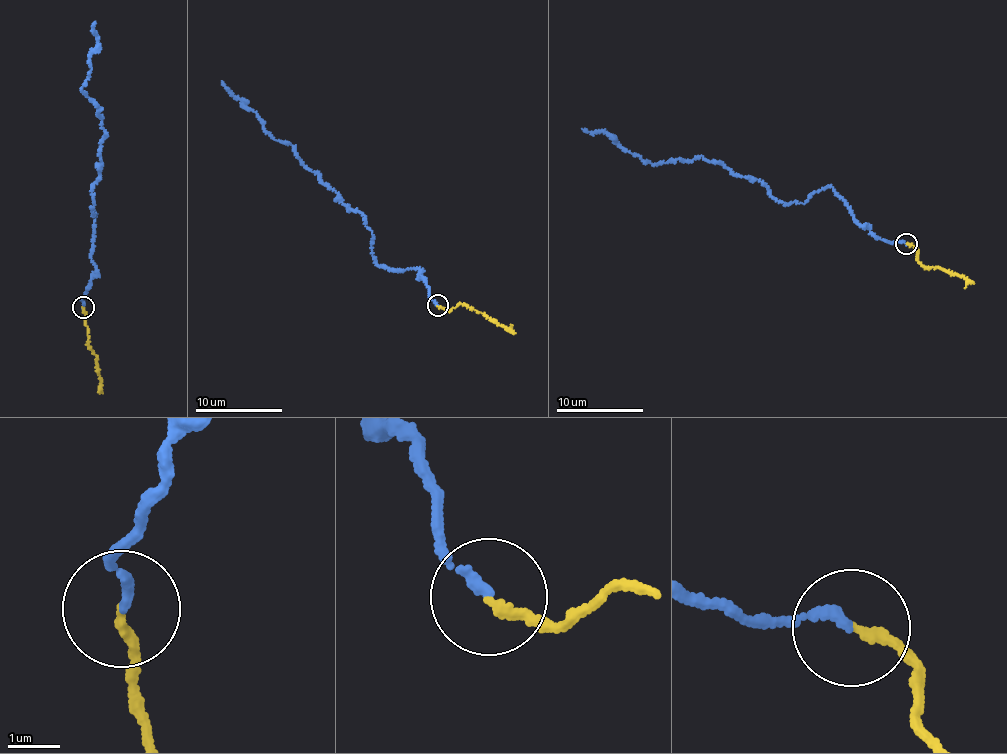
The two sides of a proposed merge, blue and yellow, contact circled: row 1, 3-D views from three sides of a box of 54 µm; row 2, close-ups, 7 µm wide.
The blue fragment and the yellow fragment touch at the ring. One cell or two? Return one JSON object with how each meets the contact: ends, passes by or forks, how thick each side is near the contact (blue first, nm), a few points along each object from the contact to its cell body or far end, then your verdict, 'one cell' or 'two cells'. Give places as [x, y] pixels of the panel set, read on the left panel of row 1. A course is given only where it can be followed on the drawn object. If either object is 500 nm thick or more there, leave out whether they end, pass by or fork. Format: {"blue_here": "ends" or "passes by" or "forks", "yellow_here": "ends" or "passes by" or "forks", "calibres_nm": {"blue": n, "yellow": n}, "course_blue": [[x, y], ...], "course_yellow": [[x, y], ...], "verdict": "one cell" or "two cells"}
{"blue_here": "ends", "yellow_here": "ends", "calibres_nm": {"blue": 170, "yellow": 180}, "course_blue": [[82, 307], [95, 275], [93, 191], [105, 136], [99, 106], [82, 91], [97, 46], [95, 22]], "course_yellow": [[82, 307], [87, 335], [96, 356], [99, 393]], "verdict": "one cell"}

